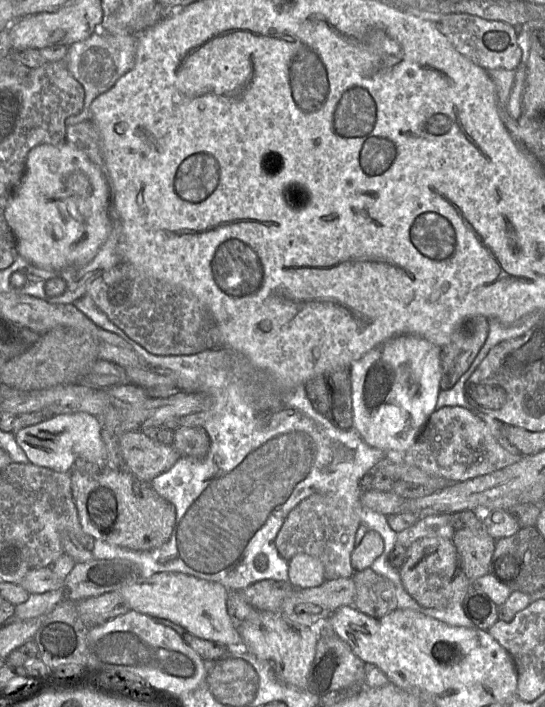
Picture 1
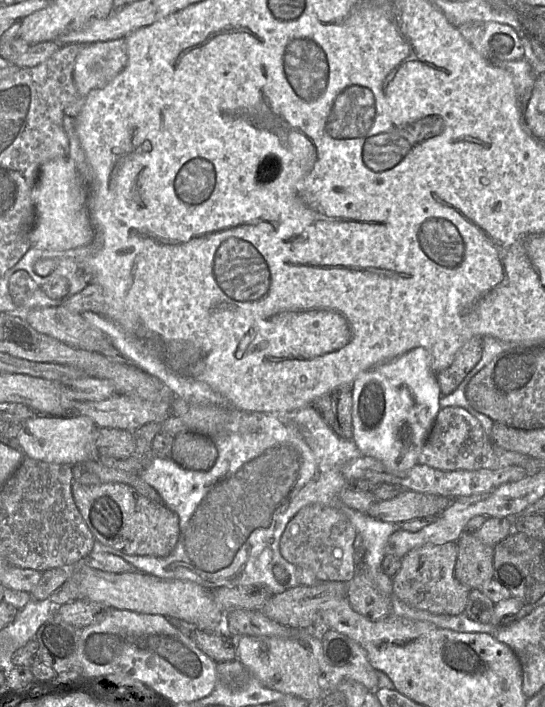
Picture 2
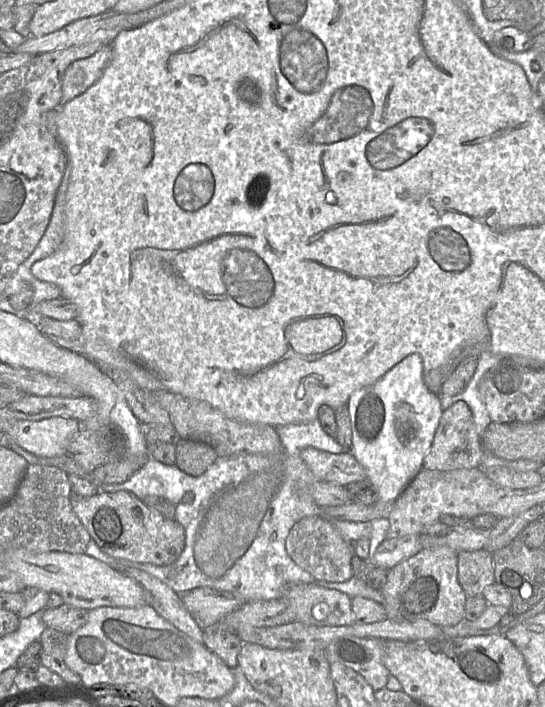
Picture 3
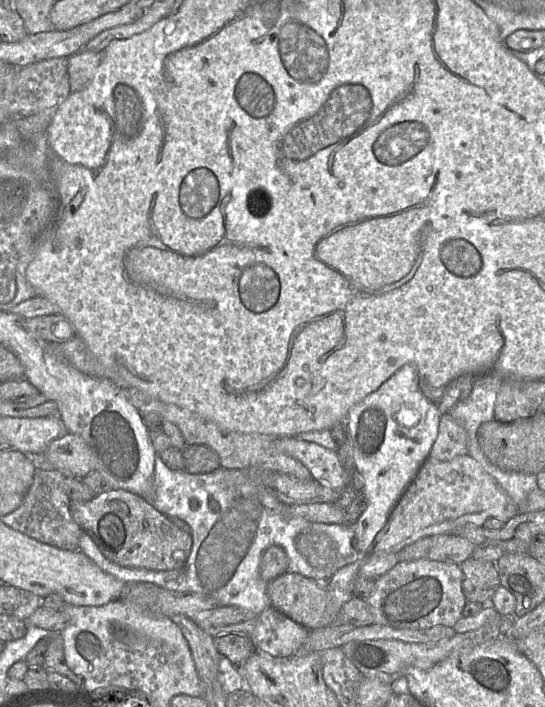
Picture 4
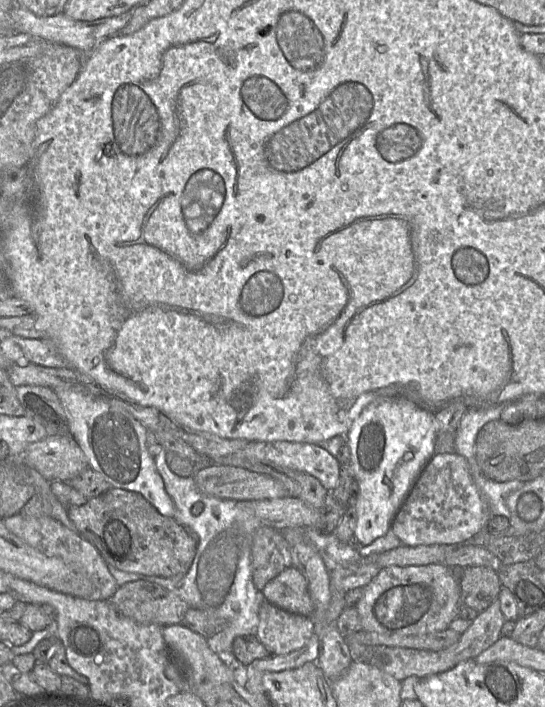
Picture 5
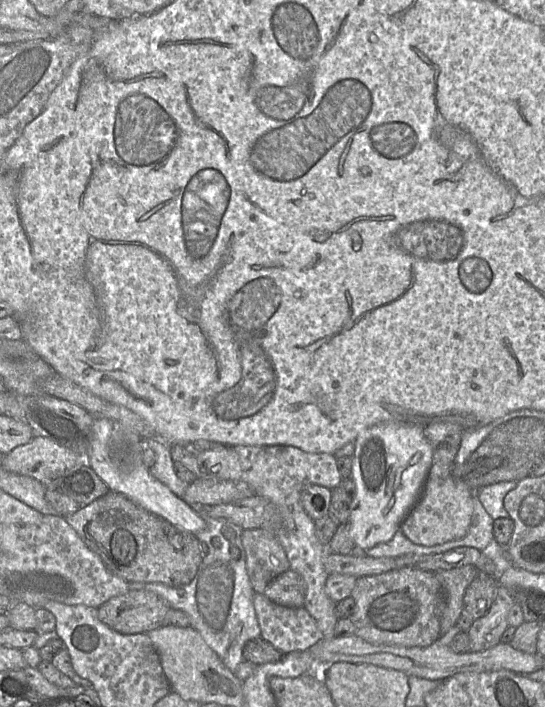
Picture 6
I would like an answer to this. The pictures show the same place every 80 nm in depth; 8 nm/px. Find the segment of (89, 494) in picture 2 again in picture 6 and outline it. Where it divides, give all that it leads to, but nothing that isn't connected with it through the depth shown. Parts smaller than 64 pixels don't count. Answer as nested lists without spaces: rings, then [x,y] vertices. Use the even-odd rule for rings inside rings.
[[[109,491],[64,518],[89,549],[100,557],[106,569],[126,582],[163,583],[173,587],[185,586],[194,579],[205,555],[201,542],[194,534],[171,525],[117,492]]]

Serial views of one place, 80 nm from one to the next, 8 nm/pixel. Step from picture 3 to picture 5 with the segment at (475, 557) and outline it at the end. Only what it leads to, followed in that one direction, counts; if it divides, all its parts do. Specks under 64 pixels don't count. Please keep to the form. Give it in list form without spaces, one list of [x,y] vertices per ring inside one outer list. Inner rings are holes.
[[[476,566],[461,569],[461,605],[481,613],[497,599],[501,588],[498,573],[491,568]]]

